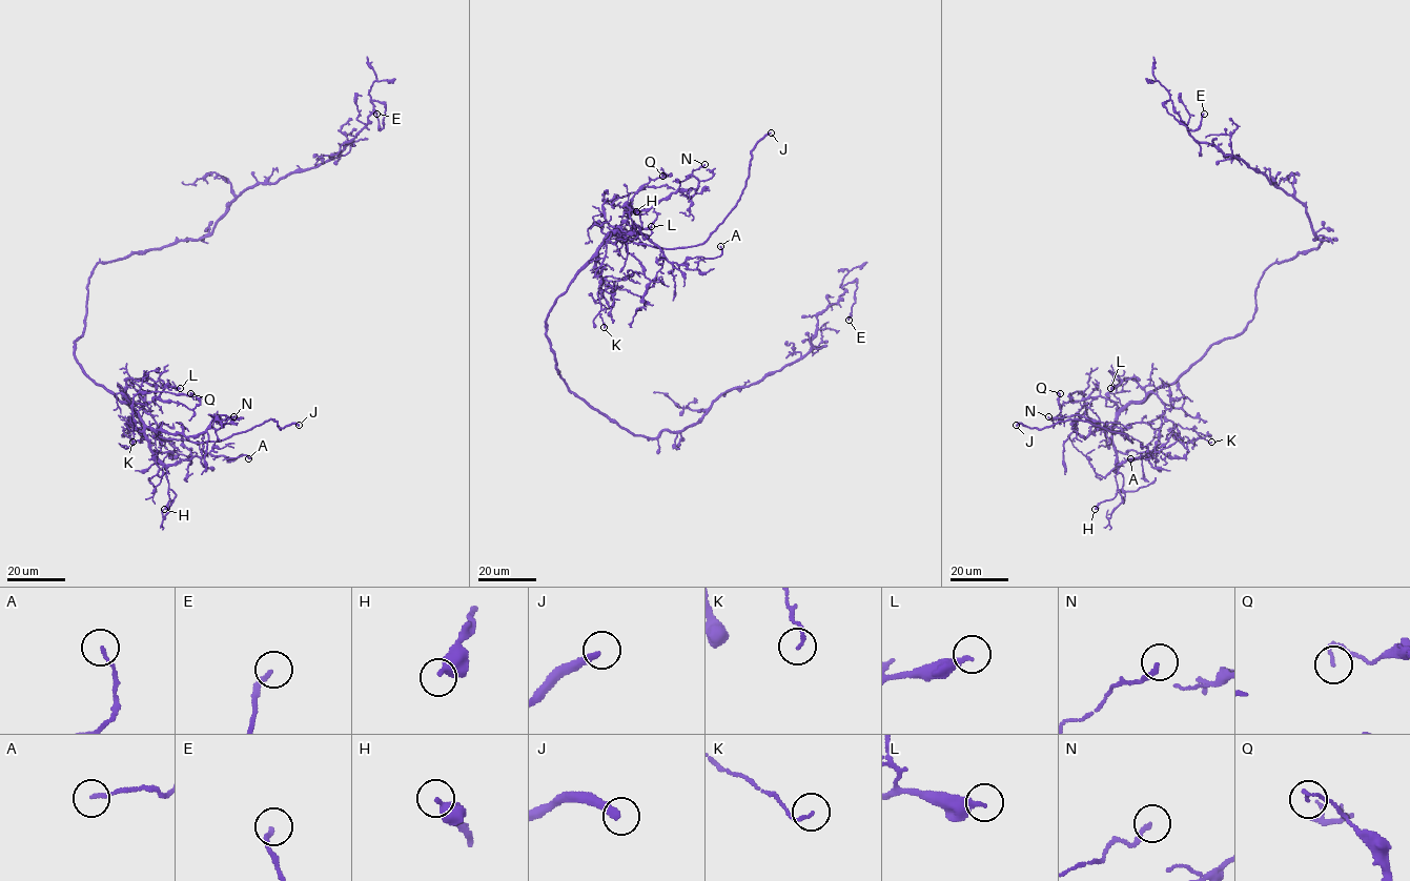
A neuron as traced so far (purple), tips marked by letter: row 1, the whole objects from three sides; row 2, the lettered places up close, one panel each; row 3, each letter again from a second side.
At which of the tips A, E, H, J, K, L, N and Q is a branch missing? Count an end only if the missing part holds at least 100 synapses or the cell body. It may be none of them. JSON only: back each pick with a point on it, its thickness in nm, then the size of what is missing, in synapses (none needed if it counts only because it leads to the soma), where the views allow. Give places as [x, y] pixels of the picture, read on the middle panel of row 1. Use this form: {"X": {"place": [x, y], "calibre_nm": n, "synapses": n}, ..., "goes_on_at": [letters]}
{"J": {"place": [771, 132], "calibre_nm": 280}, "goes_on_at": ["J"]}

